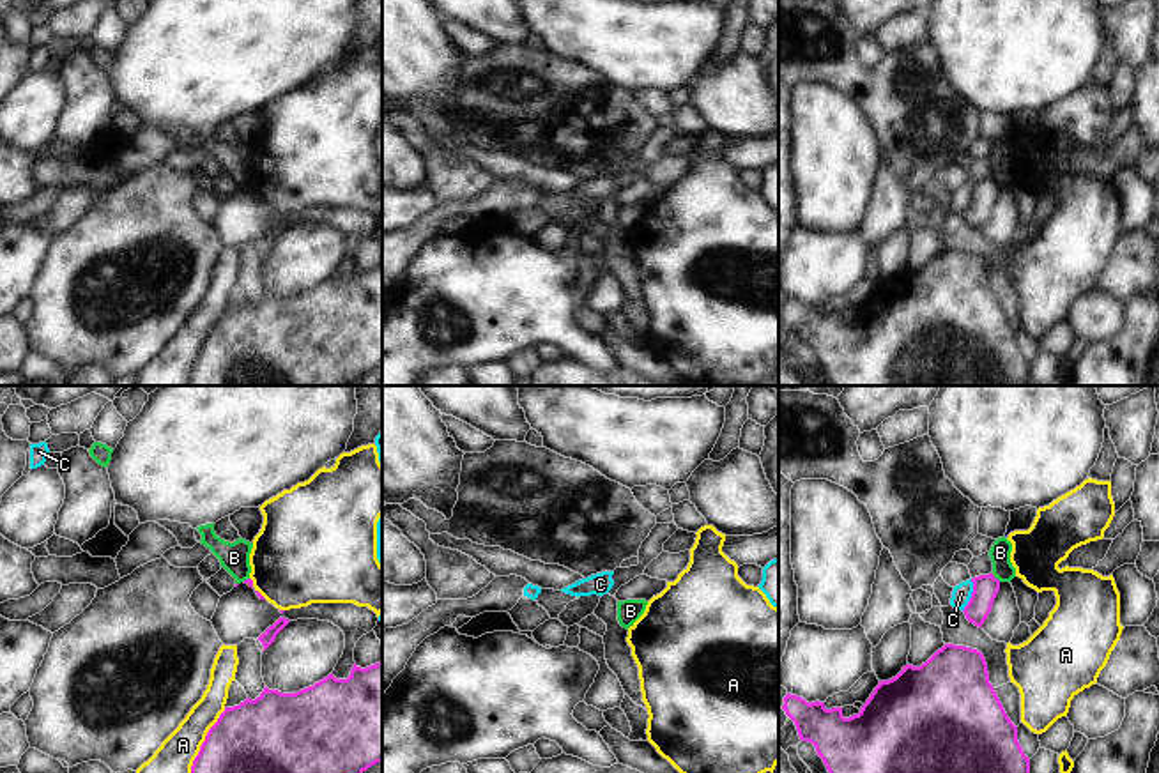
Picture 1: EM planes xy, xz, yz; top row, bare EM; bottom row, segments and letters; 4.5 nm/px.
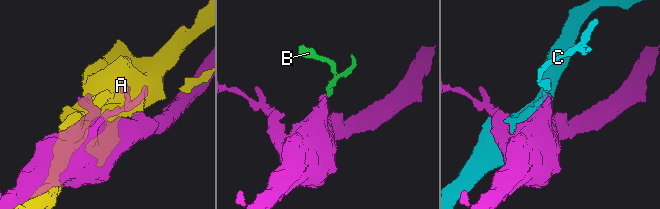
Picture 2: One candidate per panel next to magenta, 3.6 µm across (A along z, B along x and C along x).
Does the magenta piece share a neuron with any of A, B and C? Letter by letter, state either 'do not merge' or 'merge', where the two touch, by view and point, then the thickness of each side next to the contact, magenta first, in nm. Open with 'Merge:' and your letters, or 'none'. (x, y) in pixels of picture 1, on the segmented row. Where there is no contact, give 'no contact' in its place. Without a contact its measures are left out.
Merge: none
A: do not merge; meets magenta in xy at (206, 740); 340 nm thick on the magenta side, 160 nm on the other
B: do not merge; meets magenta in yz at (997, 579); 120 nm thick on the magenta side, 100 nm on the other
C: do not merge; meets magenta in yz at (972, 595); 120 nm thick on the magenta side, 90 nm on the other

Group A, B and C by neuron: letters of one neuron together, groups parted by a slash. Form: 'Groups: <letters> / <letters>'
Groups: A / B / C.

